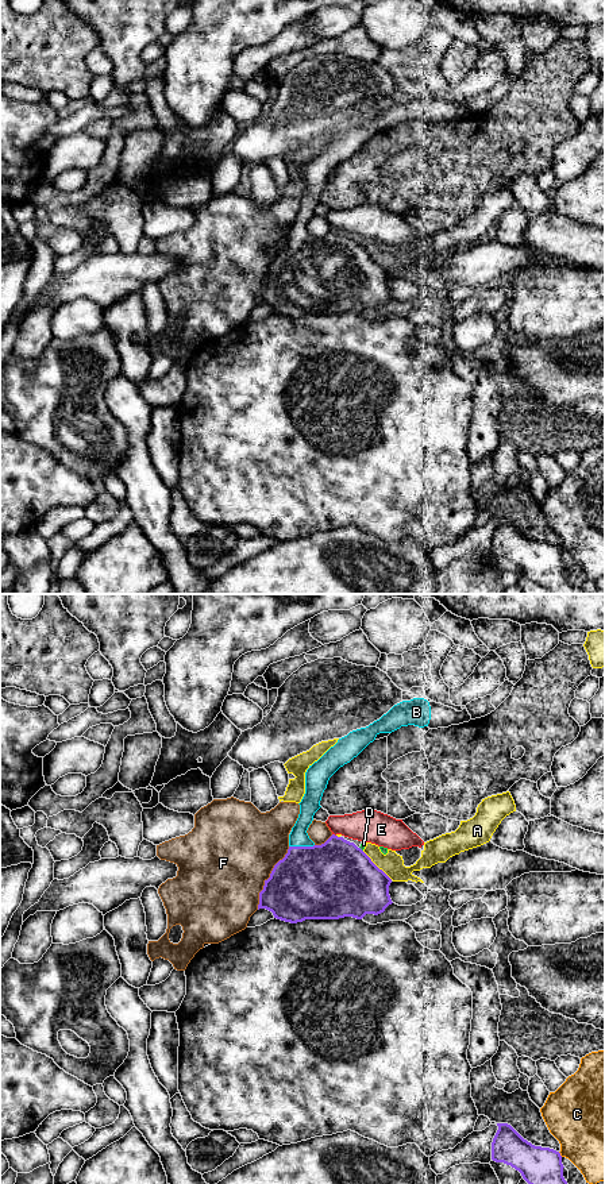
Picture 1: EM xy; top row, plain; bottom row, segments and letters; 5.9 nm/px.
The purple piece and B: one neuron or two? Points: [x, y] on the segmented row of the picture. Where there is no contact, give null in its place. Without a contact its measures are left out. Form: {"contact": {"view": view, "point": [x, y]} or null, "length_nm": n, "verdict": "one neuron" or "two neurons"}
{"contact": {"view": "xy", "point": [301, 847]}, "length_nm": 150, "verdict": "one neuron"}

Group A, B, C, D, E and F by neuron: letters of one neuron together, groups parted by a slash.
A D / B / C / E / F

